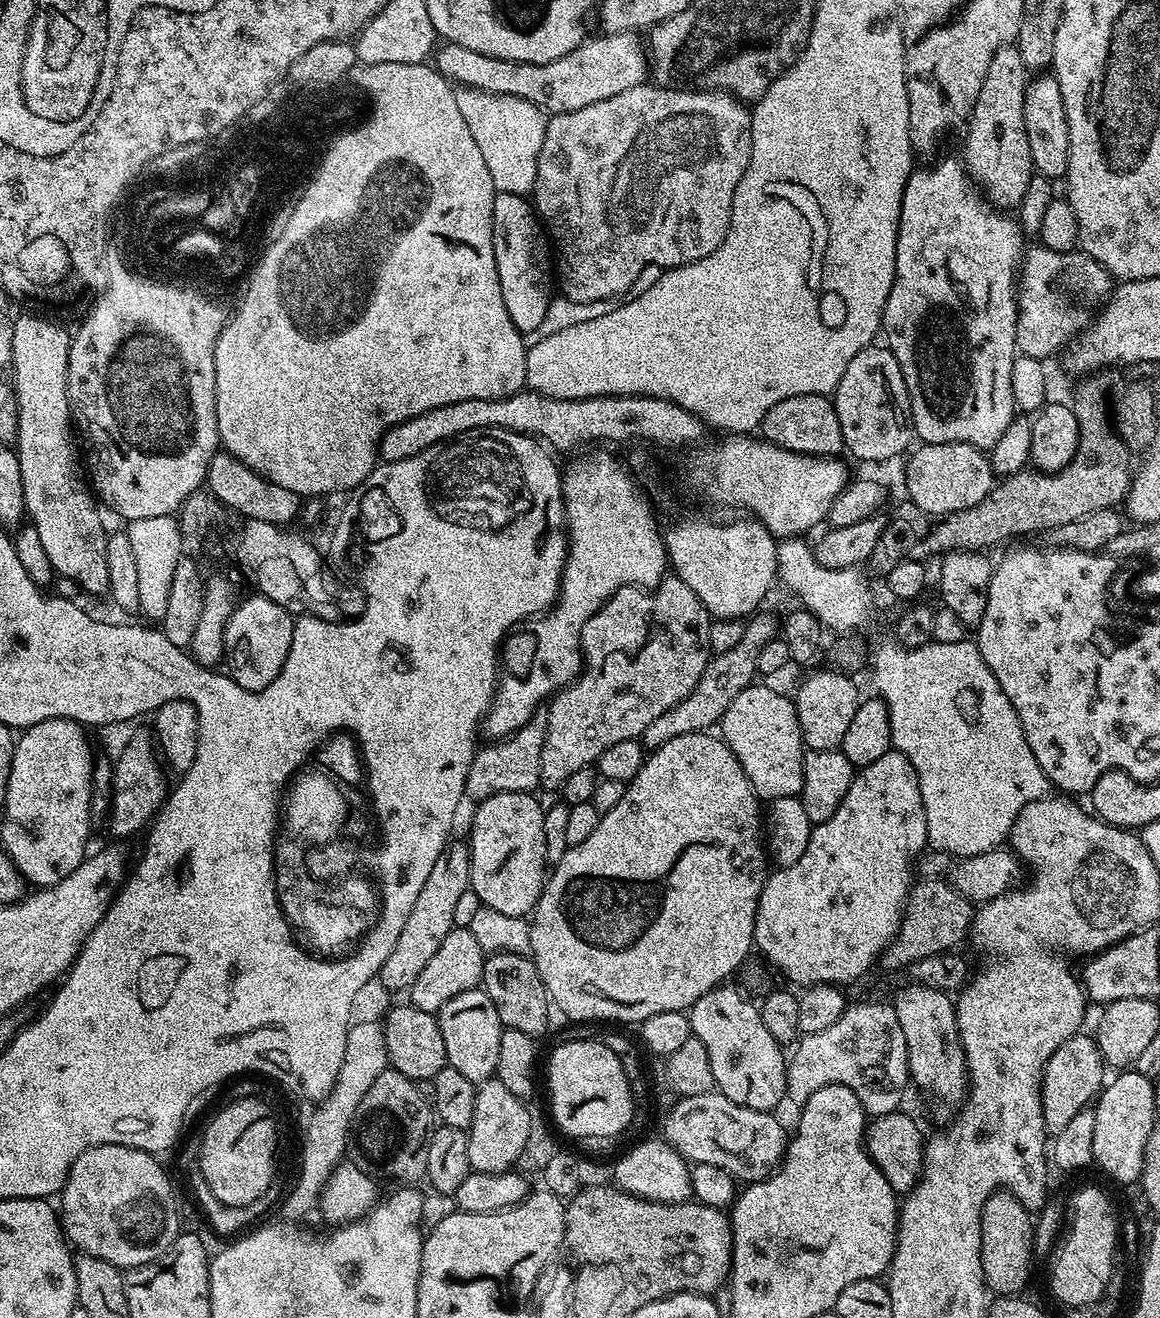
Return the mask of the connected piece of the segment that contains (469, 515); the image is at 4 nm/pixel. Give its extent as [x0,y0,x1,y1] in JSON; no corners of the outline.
[418,428,536,536]

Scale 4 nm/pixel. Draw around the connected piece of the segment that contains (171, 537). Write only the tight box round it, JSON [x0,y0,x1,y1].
[126,516,184,622]

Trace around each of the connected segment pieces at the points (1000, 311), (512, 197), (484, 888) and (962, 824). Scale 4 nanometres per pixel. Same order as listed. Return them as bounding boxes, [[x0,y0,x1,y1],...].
[[882,156,1026,450],[492,192,554,334],[466,792,546,917],[870,638,1050,858]]

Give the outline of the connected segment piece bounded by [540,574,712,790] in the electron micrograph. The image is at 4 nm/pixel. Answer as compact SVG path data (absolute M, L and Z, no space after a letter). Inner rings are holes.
M675 574L665 575L664 579L653 588L656 588L653 592L643 592L645 589L640 586L620 588L602 605L598 612L595 612L589 618L586 626L582 626L582 634L580 635L582 671L571 684L561 688L551 697L552 705L547 705L546 708L548 729L546 730L546 742L542 746L542 764L540 766L540 782L545 789L548 787L552 790L559 790L566 782L566 778L570 778L570 774L575 774L578 770L595 765L601 754L610 750L610 746L614 746L614 742L626 742L643 737L646 726L650 726L650 722L654 722L654 718L666 714L666 710L670 710L670 706L682 702L682 698L689 696L694 690L694 686L698 686L698 678L702 678L702 670L706 670L710 659L710 626L712 620L706 606L702 606L698 594L694 594L694 590L690 590L690 586L686 586L686 582L682 582Z

